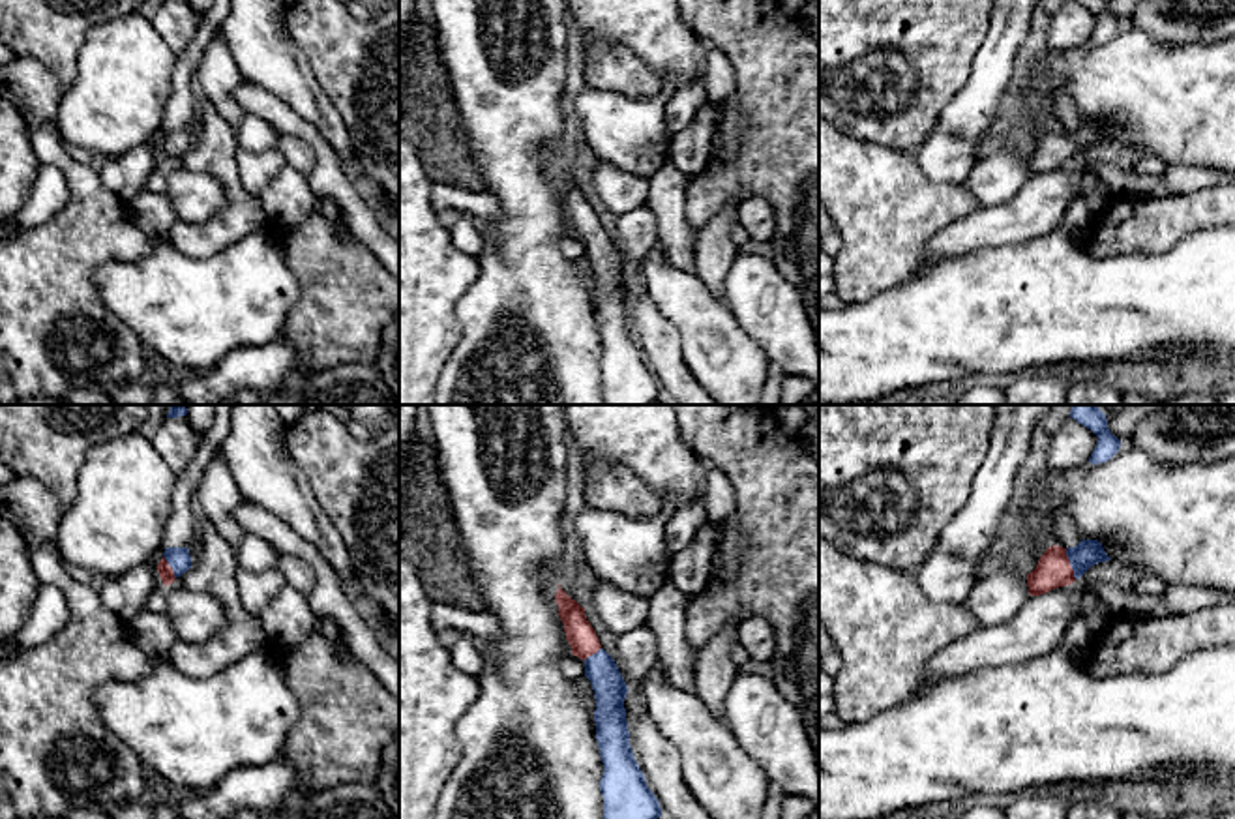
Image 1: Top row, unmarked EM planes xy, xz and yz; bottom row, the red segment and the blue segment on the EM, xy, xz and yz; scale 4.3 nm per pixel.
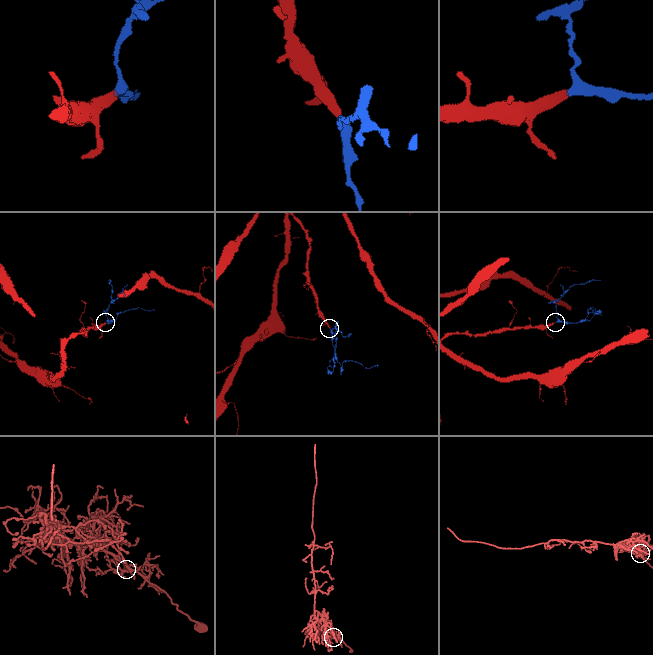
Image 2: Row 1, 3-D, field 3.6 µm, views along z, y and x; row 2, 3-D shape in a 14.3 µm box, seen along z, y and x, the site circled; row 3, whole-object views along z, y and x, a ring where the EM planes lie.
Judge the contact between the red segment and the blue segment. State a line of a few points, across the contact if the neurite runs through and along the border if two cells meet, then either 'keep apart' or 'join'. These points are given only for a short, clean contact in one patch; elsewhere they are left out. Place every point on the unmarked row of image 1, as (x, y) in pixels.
line yz (1054, 150), (1069, 145), (1087, 134); join

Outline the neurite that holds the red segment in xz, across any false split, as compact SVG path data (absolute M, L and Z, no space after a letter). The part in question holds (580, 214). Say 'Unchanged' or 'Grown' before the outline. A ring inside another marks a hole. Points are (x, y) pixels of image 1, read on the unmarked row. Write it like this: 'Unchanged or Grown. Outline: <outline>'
Grown. Outline: M560 163L555 182L572 234L585 242L585 257L594 270L596 320L603 343L600 360L603 401L605 405L650 405L662 397L662 388L630 326L624 289L628 266L615 240L602 229L585 187L572 180Z

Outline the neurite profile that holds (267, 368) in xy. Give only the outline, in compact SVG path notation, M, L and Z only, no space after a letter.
M277 337L260 347L234 349L212 369L171 384L186 405L221 405L232 403L242 390L266 395L298 375L302 358L296 347Z

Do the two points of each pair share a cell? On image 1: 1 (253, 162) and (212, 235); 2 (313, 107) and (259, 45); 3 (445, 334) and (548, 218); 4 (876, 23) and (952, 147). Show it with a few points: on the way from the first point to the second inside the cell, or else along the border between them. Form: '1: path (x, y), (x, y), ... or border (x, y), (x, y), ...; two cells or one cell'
1: border (238, 148), (240, 184), (257, 197); two cells
2: path (300, 92), (274, 60); one cell
3: border (476, 280), (458, 304), (460, 342), (446, 362); two cells
4: border (964, 85), (915, 152); two cells

